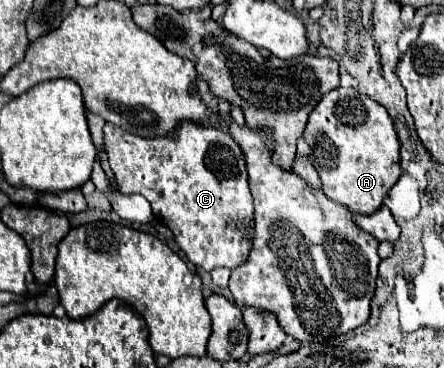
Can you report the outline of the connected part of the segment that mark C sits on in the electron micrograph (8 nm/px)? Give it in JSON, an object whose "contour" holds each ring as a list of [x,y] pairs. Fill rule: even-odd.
{"contour":[[[106,124],[104,126],[104,144],[110,160],[110,168],[114,172],[114,180],[122,194],[142,194],[150,206],[152,214],[172,230],[176,244],[186,252],[188,260],[194,266],[204,270],[214,270],[218,266],[236,268],[246,262],[252,250],[252,196],[248,190],[248,174],[242,158],[240,146],[228,138],[218,128],[182,124],[172,136],[166,138],[142,138],[122,130],[120,126]],[[230,220],[244,224],[244,228],[230,228]]]}

